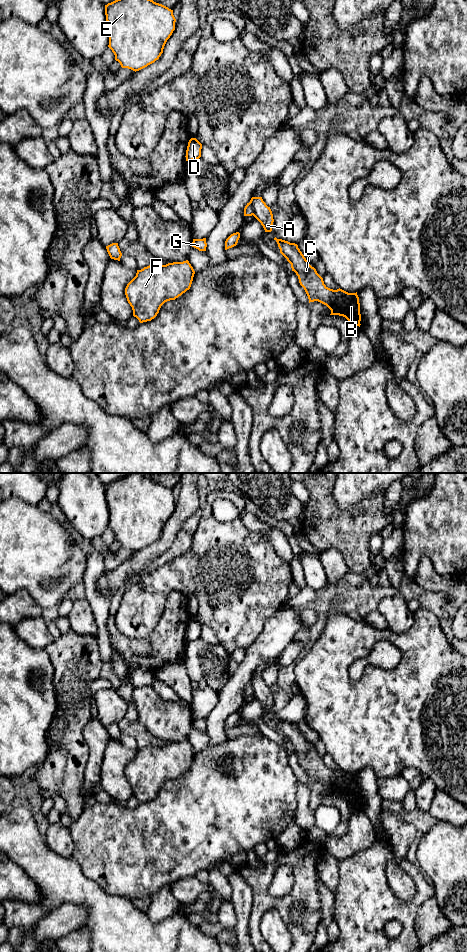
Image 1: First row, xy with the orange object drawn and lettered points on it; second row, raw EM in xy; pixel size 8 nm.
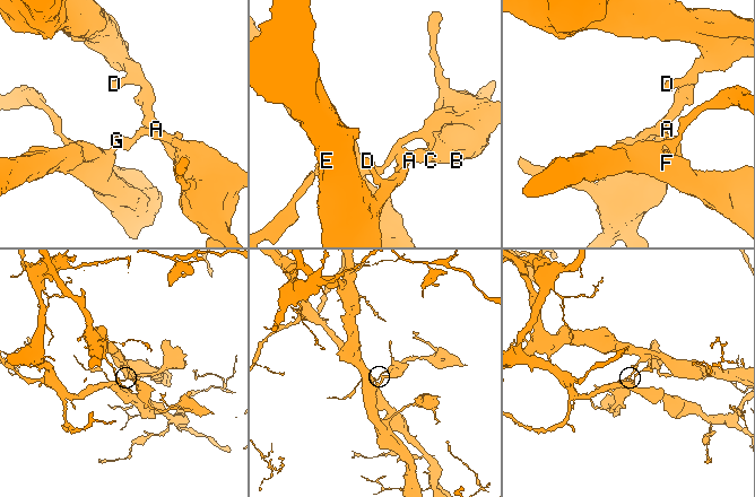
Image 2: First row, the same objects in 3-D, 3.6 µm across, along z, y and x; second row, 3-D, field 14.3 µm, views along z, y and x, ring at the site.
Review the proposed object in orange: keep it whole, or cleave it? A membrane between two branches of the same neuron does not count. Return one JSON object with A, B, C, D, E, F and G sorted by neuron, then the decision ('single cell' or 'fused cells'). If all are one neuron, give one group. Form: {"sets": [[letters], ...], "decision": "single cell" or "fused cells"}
{"sets": [["A", "B", "C", "D", "E"], ["F", "G"]], "decision": "fused cells"}

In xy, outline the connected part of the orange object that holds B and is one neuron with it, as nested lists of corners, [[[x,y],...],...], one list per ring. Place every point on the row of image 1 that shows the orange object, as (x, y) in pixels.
[[[276,237],[274,240],[278,244],[280,253],[291,264],[292,271],[298,276],[309,303],[318,301],[331,310],[330,315],[343,316],[352,325],[360,327],[361,314],[357,292],[348,293],[340,288],[337,290],[328,288],[316,269],[308,263],[297,244]]]

